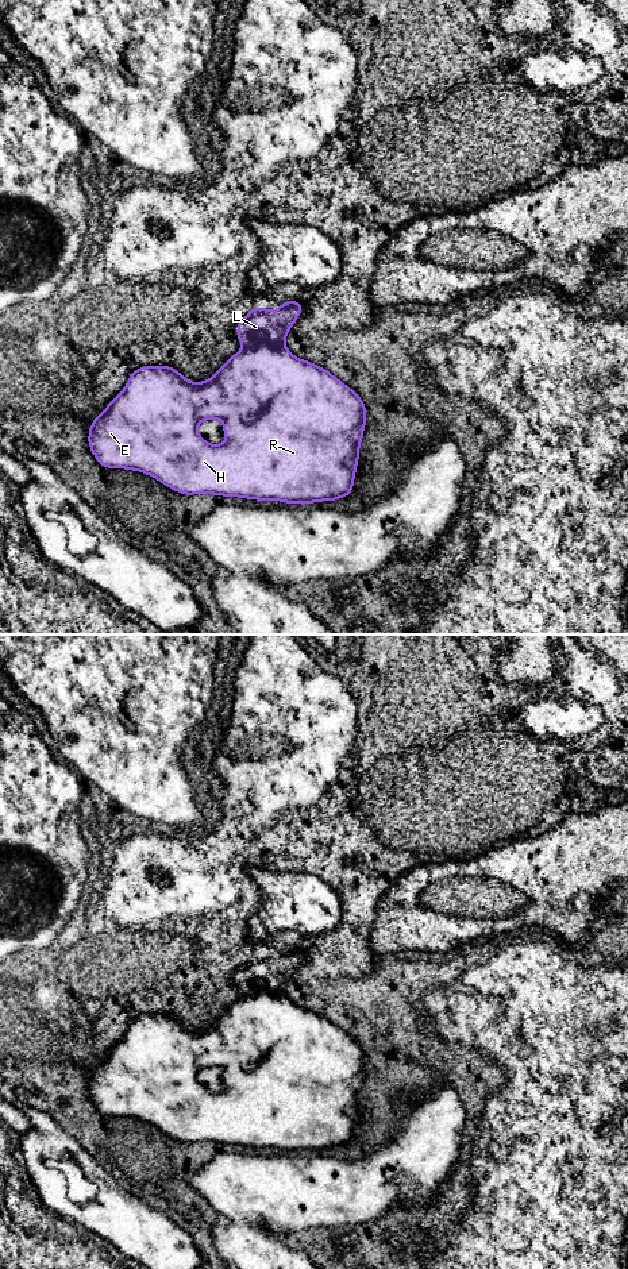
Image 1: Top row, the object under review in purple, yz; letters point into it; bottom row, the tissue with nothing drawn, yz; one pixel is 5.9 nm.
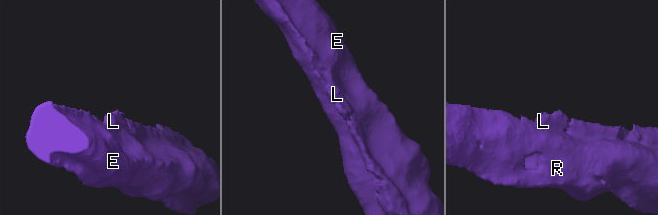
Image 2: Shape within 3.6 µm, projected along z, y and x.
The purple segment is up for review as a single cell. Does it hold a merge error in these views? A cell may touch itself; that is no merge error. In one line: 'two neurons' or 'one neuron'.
two neurons

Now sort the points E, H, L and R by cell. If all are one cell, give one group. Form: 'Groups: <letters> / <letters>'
Groups: E H R / L

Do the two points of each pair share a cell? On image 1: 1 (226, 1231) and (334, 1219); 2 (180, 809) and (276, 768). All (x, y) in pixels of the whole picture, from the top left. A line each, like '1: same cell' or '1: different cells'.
1: different cells
2: different cells

